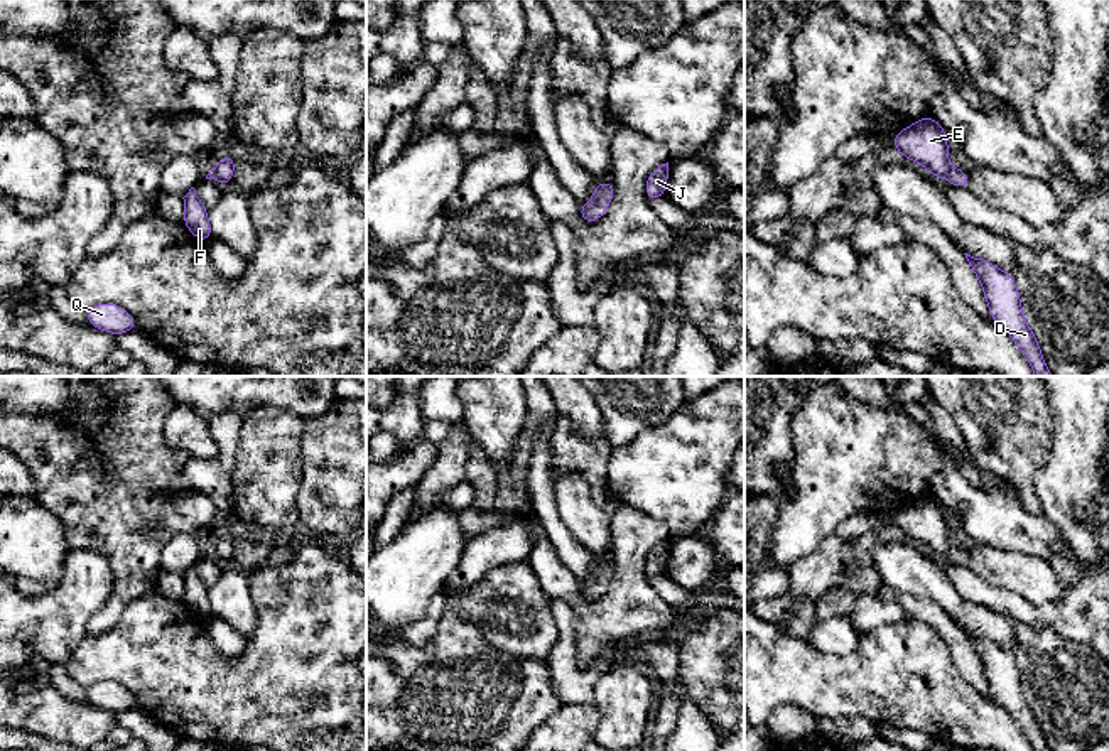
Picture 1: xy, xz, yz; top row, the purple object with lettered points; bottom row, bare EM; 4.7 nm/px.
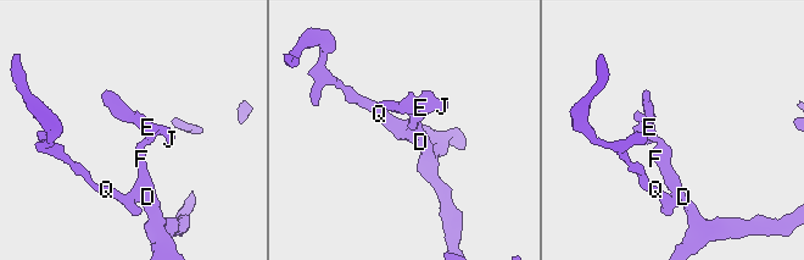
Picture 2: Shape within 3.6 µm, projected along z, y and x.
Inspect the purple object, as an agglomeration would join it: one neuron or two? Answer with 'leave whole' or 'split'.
leave whole

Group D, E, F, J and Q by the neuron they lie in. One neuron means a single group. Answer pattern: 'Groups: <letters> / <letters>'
Groups: D E F J Q

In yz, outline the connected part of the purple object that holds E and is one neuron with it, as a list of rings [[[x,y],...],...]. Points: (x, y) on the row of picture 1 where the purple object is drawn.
[[[930,115],[895,133],[893,147],[930,170],[932,177],[947,179],[959,189],[969,189],[969,174],[949,165],[947,133]]]

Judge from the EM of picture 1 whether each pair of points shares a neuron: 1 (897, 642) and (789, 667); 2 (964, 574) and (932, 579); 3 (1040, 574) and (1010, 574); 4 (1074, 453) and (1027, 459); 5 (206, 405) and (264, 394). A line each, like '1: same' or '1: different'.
1: same
2: different
3: same
4: different
5: same

